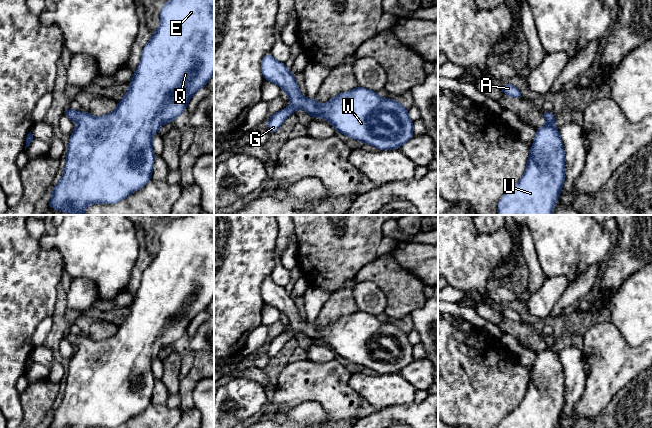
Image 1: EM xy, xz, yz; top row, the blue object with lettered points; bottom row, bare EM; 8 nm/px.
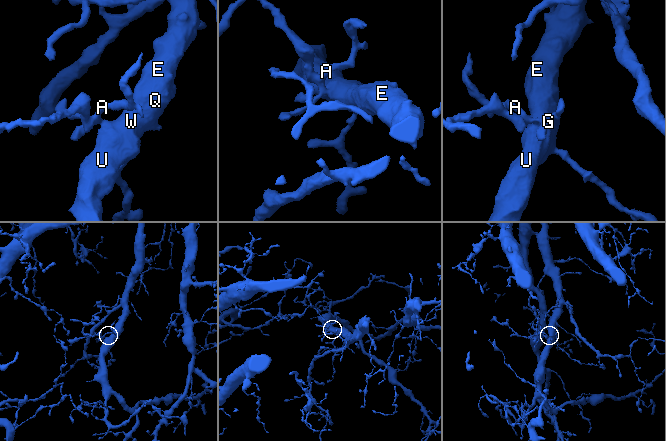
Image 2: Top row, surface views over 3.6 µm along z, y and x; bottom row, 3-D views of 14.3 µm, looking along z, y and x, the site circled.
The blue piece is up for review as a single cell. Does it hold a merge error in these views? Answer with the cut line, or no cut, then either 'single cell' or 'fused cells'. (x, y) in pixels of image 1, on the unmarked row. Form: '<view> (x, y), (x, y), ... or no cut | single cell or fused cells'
no cut | single cell

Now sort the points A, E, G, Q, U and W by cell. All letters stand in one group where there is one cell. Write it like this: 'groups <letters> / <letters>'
groups A E G Q U W

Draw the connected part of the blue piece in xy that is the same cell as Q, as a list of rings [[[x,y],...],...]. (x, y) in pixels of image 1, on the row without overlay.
[[[188,215],[187,217],[177,218],[171,221],[160,235],[160,250],[155,255],[152,262],[144,270],[141,285],[134,296],[133,302],[129,306],[129,314],[118,326],[117,332],[110,338],[95,341],[89,336],[78,336],[68,331],[64,338],[73,346],[77,347],[74,356],[70,359],[68,374],[66,378],[66,389],[64,397],[57,409],[53,411],[52,421],[48,428],[114,428],[122,425],[128,419],[144,411],[151,405],[155,378],[152,373],[152,360],[165,347],[175,344],[187,332],[190,322],[202,311],[206,310],[214,298],[214,215]]]

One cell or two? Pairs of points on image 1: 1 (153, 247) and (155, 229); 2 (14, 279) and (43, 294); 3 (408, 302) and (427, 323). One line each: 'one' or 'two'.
1: one
2: one
3: two

